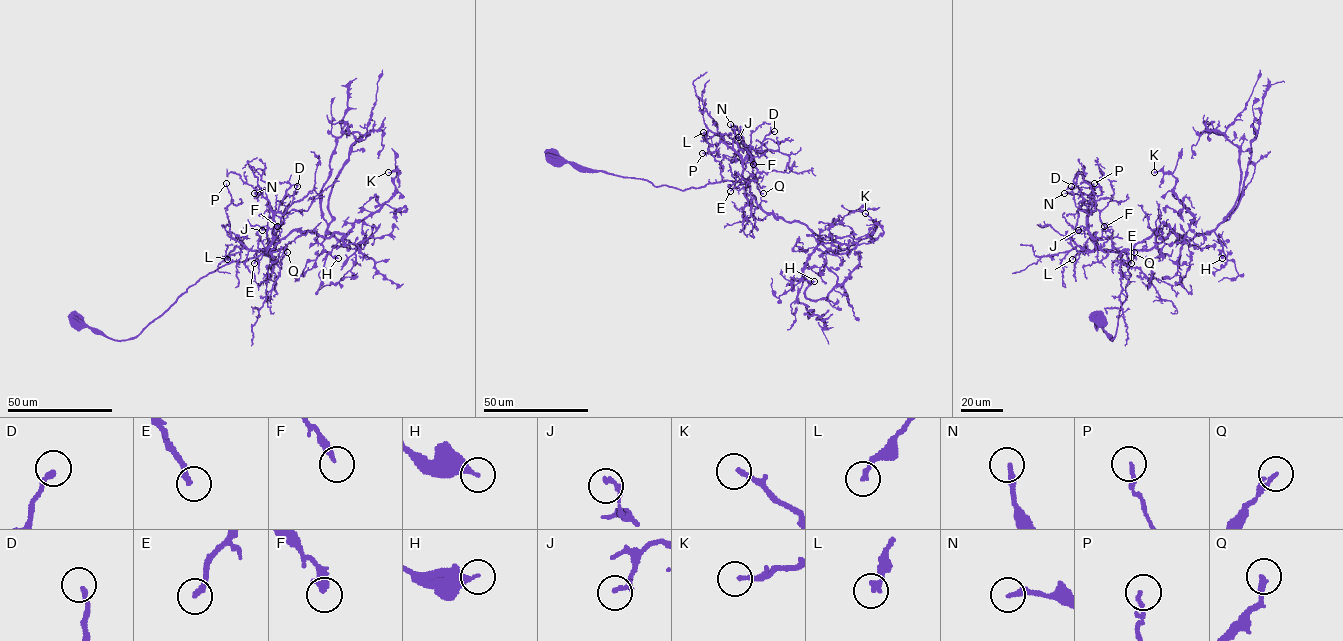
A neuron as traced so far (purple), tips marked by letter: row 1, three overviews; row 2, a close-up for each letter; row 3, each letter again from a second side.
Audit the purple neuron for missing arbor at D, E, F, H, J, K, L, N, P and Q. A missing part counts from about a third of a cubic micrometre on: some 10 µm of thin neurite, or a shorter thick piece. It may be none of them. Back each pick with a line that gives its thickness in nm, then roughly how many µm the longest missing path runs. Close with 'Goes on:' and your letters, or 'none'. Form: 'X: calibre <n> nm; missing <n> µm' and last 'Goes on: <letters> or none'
Goes on: none

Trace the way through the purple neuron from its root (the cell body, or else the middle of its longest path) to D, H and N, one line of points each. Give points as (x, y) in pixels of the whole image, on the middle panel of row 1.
D: (552, 157), (559, 155), (591, 170), (685, 190), (738, 181), (749, 149), (760, 150), (765, 137), (774, 131)
H: (552, 157), (682, 190), (742, 179), (765, 211), (805, 223), (820, 238), (799, 280), (814, 281)
N: (552, 157), (559, 155), (591, 170), (682, 190), (737, 182), (749, 147), (739, 147), (730, 124)

